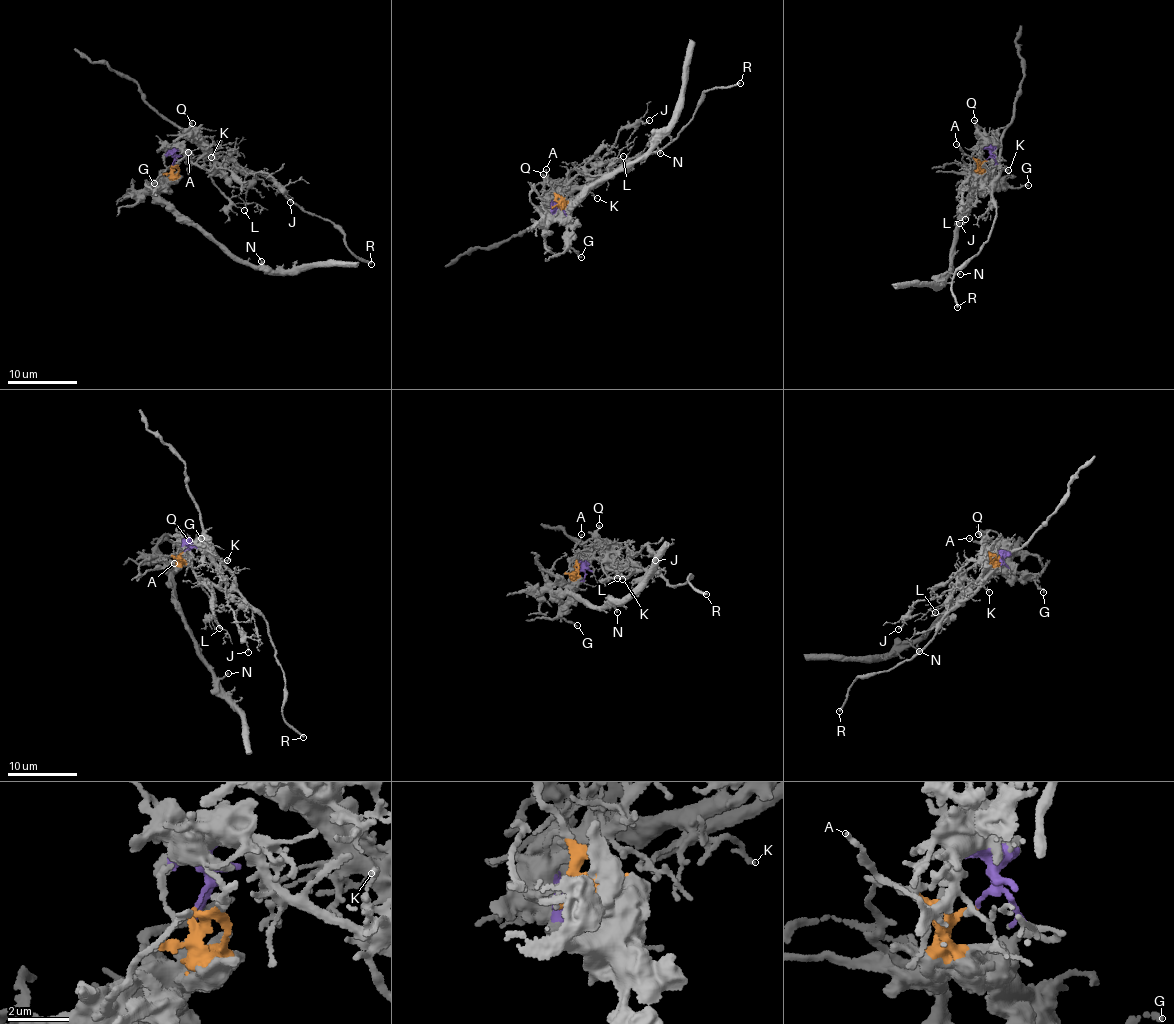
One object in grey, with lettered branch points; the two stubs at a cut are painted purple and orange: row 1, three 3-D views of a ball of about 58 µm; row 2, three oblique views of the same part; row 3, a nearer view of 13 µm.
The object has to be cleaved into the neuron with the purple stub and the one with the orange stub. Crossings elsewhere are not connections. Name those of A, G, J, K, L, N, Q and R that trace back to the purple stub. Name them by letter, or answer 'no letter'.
J, K, L, Q, R

